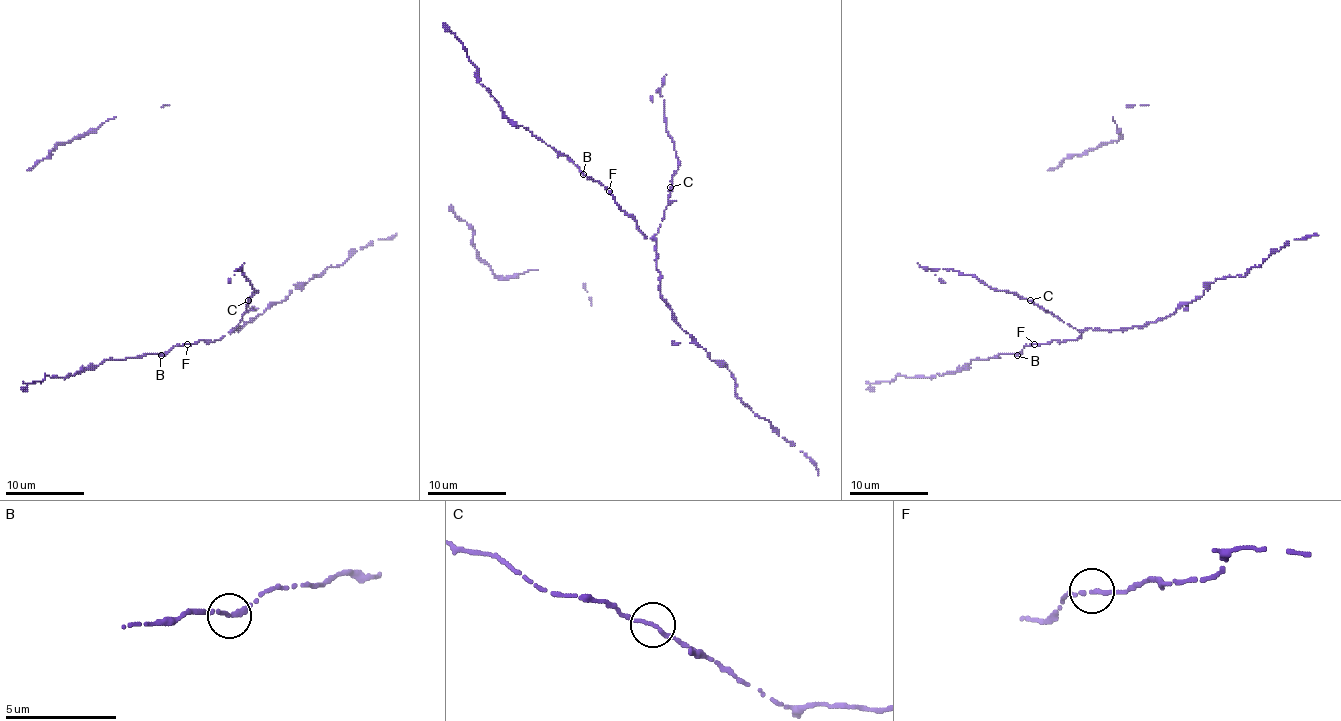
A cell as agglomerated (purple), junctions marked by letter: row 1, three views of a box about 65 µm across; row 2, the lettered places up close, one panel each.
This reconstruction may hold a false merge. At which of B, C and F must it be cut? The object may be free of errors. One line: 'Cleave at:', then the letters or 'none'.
Cleave at: none

